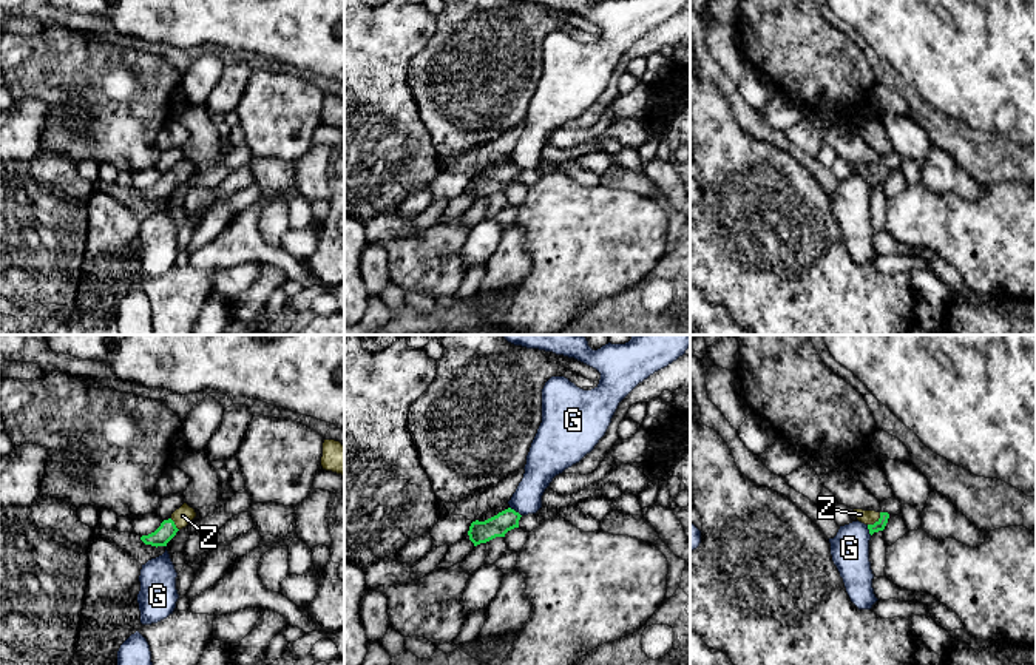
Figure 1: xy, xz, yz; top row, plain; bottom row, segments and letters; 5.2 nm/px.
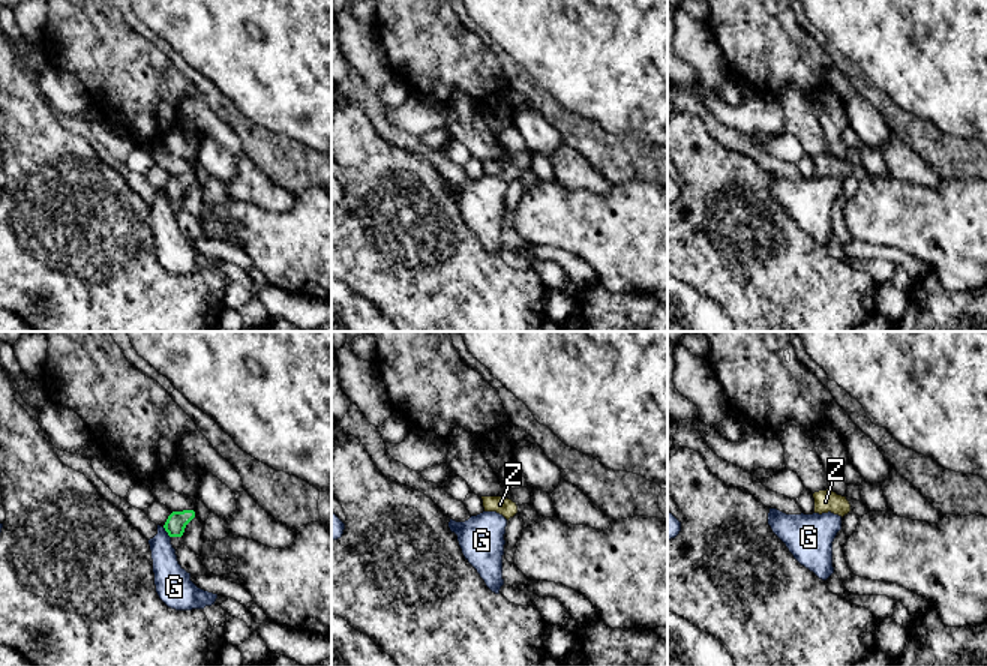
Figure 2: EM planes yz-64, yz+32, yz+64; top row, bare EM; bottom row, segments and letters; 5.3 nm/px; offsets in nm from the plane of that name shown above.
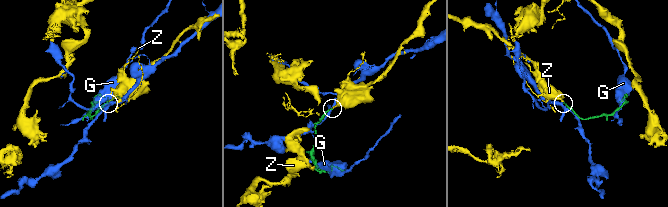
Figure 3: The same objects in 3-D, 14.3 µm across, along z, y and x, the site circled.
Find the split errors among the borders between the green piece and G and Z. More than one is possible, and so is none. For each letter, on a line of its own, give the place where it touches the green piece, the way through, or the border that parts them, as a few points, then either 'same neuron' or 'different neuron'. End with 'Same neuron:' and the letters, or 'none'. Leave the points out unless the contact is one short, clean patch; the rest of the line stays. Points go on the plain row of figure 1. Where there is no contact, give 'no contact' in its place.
G: xz (514, 165) | different neuron
Z: yz (876, 176) | across yz (882, 176), (876, 176), (868, 172) | same neuron
Same neuron: Z

